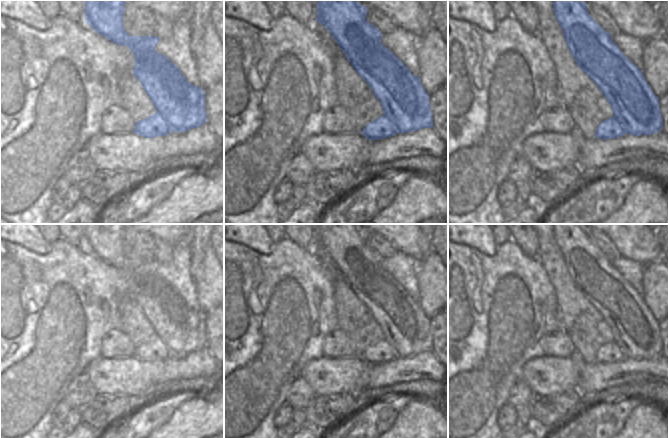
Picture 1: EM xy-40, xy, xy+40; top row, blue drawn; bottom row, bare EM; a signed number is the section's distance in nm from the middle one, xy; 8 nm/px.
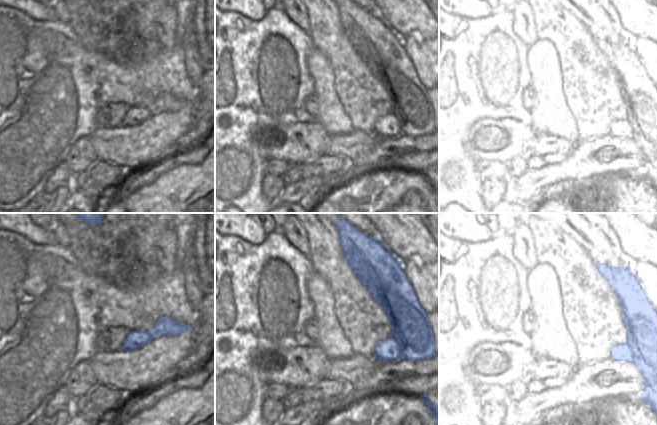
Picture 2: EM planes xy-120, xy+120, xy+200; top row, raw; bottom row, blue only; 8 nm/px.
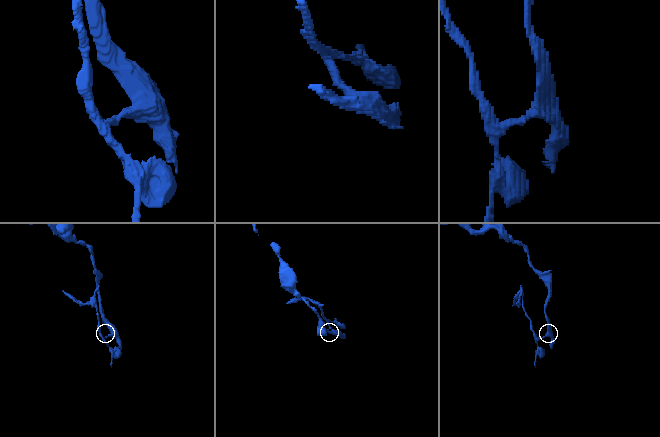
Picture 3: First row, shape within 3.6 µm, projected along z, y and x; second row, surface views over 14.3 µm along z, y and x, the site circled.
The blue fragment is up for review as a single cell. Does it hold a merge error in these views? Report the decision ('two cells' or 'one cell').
two cells

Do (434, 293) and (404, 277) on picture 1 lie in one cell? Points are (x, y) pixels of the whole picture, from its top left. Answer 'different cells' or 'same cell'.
different cells

